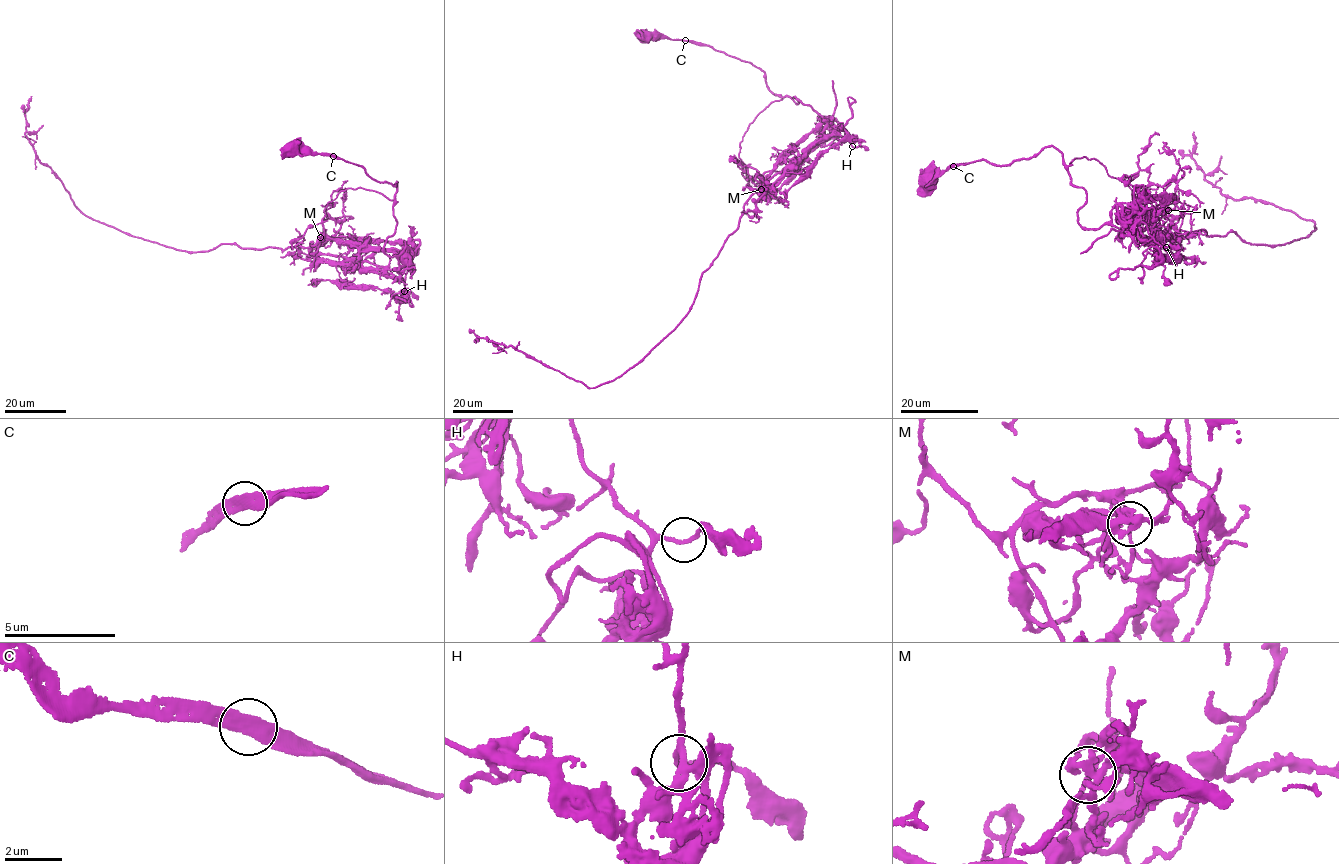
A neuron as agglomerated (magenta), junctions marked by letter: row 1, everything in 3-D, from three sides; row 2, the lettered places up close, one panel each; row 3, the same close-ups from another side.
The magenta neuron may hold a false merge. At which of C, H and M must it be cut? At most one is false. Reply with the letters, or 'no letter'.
M

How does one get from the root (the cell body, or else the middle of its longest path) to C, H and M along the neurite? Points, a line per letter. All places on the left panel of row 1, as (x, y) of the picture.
C: (293, 150), (333, 156)
H: (293, 150), (337, 157), (363, 166), (376, 181), (397, 182), (397, 223), (384, 247), (397, 257), (404, 291)
M: (293, 150), (397, 182), (397, 201), (342, 191), (327, 203), (320, 237)

